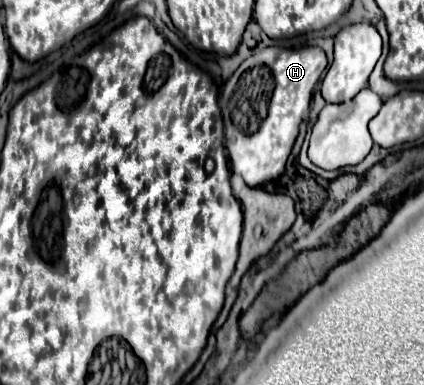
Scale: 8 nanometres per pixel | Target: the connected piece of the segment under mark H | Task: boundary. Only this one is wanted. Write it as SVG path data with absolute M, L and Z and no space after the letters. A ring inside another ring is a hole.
M268 47L248 57L226 81L218 100L224 124L224 145L228 151L231 172L240 175L248 183L248 187L258 187L262 183L278 179L284 173L288 155L298 137L298 127L310 107L312 89L324 69L326 55L320 47ZM238 129L254 135L242 135L238 133Z

